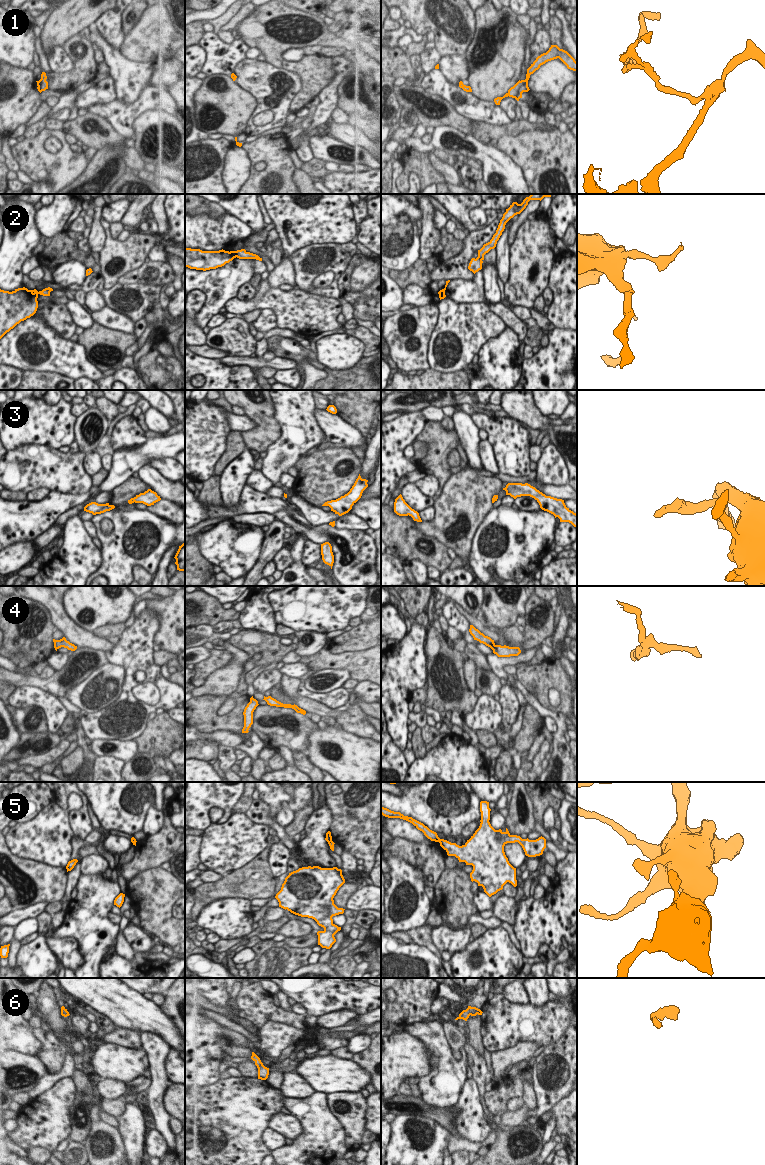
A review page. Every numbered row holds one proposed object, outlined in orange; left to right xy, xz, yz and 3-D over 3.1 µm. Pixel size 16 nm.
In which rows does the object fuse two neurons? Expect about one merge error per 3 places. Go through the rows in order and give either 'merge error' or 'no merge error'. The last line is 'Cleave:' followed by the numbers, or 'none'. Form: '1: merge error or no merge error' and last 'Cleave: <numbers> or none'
1: no merge error
2: merge error
3: no merge error
4: merge error
5: merge error
6: no merge error
Cleave: 2, 4, 5

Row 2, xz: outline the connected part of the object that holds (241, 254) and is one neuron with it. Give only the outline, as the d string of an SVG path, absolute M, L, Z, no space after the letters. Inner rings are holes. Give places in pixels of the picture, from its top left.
M245 249L235 251L235 255L239 259L256 259L262 261L262 258L260 258L258 255L247 252Z

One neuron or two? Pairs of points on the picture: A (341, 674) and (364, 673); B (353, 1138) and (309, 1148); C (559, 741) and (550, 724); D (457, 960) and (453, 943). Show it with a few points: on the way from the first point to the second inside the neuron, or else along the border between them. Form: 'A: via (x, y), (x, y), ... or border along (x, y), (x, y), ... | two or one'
A: border along (326, 668), (345, 668), (352, 679) | two
B: border along (336, 1118), (345, 1129), (346, 1146), (350, 1150) | two
C: border along (547, 715), (556, 725), (553, 734) | two
D: border along (470, 942), (464, 950), (456, 951), (451, 956) | two

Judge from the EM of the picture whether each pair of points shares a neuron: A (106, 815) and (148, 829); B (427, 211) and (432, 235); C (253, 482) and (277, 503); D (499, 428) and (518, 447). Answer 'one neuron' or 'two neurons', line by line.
A: two neurons
B: one neuron
C: two neurons
D: one neuron

